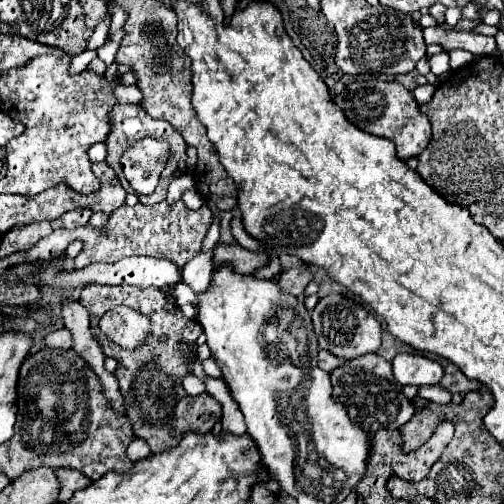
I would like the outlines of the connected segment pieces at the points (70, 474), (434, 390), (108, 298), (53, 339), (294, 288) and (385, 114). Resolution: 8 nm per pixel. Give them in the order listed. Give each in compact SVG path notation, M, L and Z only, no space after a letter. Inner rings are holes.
M58 468L54 470L58 482L60 482L60 494L58 494L58 500L66 502L76 490L82 490L86 488L92 480L86 478L82 472L78 470L72 470L72 468Z
M439 385L419 387L418 396L441 405L448 404L452 399L452 395Z
M100 284L86 285L80 294L80 304L88 309L90 314L90 330L94 338L100 342L102 352L114 360L118 360L118 368L114 376L120 382L120 392L124 398L126 416L132 422L134 434L138 438L144 438L150 444L150 450L162 452L166 448L172 448L180 442L182 434L188 430L194 430L198 434L206 434L212 430L212 426L222 418L222 406L218 410L218 402L210 394L200 396L188 396L182 388L184 376L188 376L188 362L186 354L192 350L196 338L200 336L202 328L196 320L188 320L182 316L180 306L166 300L162 290L158 288L134 288L134 286L100 286ZM128 298L136 298L136 312L150 318L152 328L150 336L146 336L144 344L140 344L134 350L118 348L112 340L102 336L98 322L100 318L118 308L126 306ZM176 346L184 346L184 352L176 352Z
M54 330L46 336L44 342L50 348L72 348L72 334L68 330Z
M298 262L294 268L284 270L276 280L278 280L278 284L280 284L280 288L282 288L284 292L290 292L290 294L294 294L294 296L300 296L300 294L306 290L306 286L308 286L308 282L310 282L312 278L314 278L314 276L312 276L310 266L304 264L304 262Z
M354 80L344 86L340 94L334 96L336 106L344 112L344 116L360 130L370 132L374 136L388 138L396 144L396 156L400 160L408 160L412 156L418 156L422 150L426 150L432 132L430 132L430 120L418 110L418 104L410 90L406 90L398 82L384 82L384 80Z

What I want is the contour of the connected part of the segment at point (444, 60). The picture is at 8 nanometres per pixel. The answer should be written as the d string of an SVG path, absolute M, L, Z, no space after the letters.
M448 52L428 54L426 58L428 58L428 64L430 64L430 70L432 70L436 76L450 72L450 66L448 66Z

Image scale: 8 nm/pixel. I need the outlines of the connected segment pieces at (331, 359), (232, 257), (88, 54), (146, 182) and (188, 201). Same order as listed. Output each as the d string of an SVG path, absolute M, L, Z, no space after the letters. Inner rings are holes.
M320 350L318 360L320 360L320 368L322 368L324 372L328 372L328 374L330 374L334 368L338 368L338 366L342 366L342 364L344 364L344 360L342 360L342 358L338 358L338 356L334 356L334 354L326 352L326 350Z
M224 244L214 248L214 266L230 262L240 274L254 274L258 268L270 262L266 252L250 252L238 244Z
M84 50L82 54L74 56L74 60L72 60L72 64L70 64L70 74L80 74L96 56L98 56L96 50Z
M150 137L136 141L122 154L122 170L136 194L152 194L164 170L170 147Z
M190 188L182 194L182 202L188 206L188 208L200 208L204 204L204 198L202 194L196 190L196 188Z

